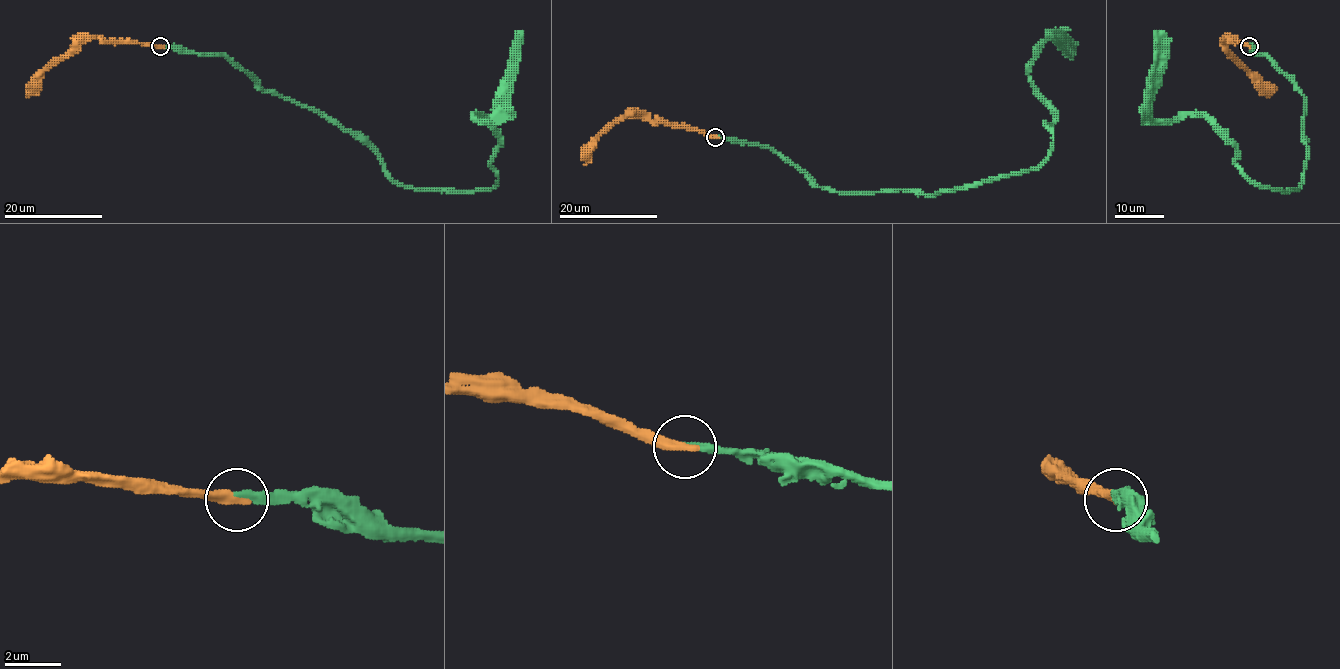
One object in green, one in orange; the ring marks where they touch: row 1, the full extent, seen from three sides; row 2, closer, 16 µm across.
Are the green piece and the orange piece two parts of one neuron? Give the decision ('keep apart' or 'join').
join

